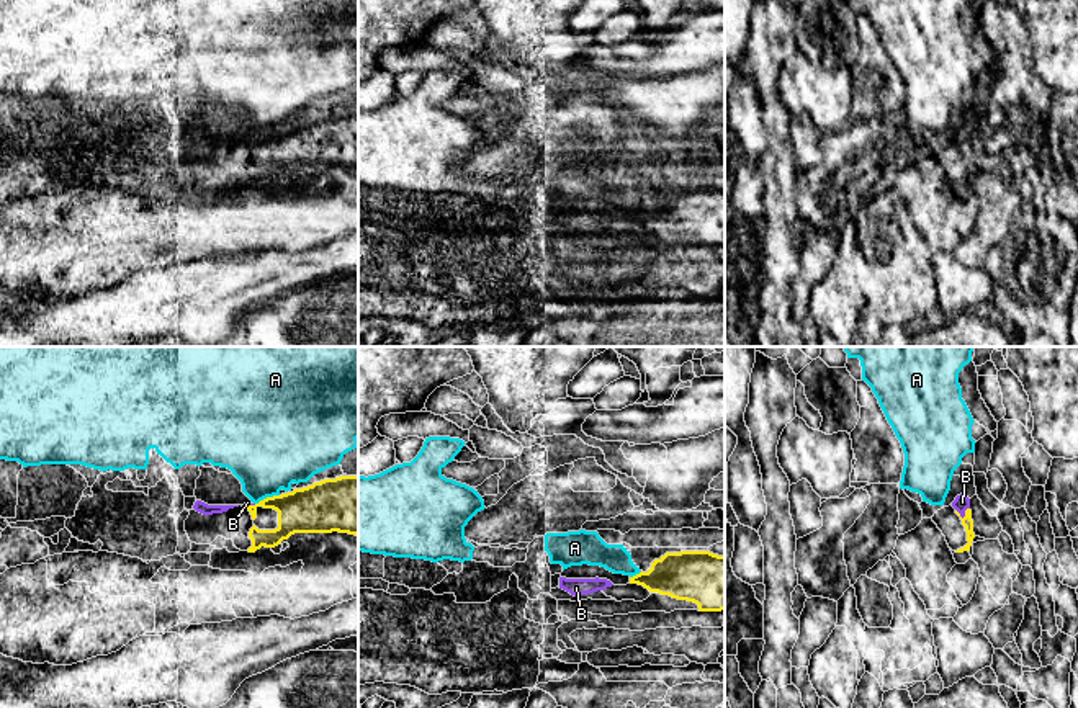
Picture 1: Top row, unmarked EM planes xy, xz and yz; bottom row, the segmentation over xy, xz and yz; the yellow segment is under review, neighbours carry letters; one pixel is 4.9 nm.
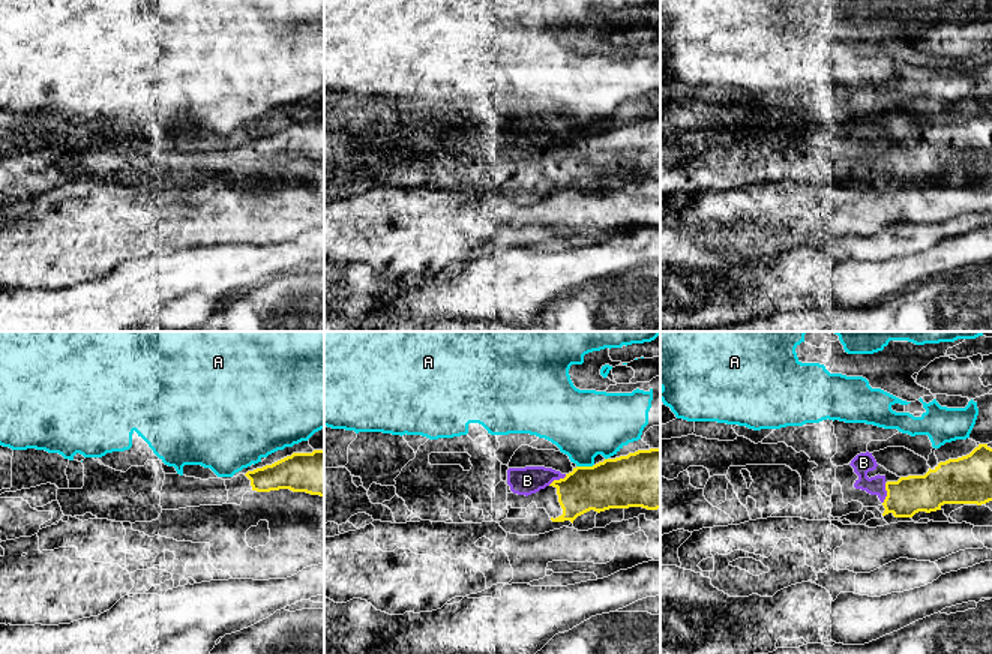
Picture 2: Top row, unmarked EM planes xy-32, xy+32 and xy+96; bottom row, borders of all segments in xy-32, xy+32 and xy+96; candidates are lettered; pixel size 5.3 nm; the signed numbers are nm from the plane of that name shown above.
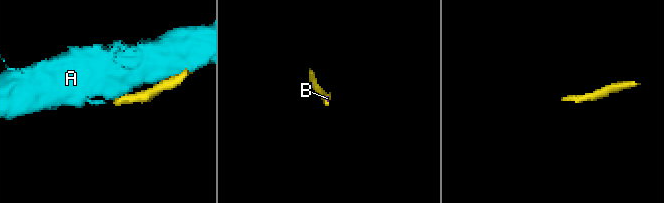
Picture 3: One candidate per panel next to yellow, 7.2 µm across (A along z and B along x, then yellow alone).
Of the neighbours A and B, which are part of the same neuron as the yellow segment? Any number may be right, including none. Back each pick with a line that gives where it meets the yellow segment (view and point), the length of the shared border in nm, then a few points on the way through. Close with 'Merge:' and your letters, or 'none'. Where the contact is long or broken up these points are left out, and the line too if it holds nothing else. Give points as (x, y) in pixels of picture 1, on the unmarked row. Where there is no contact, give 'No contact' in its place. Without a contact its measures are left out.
B: Touches yellow at yz (965, 149). Shared border 70 nm. Path across: yz (967, 156), (965, 149), (962, 136)
Merge: B

